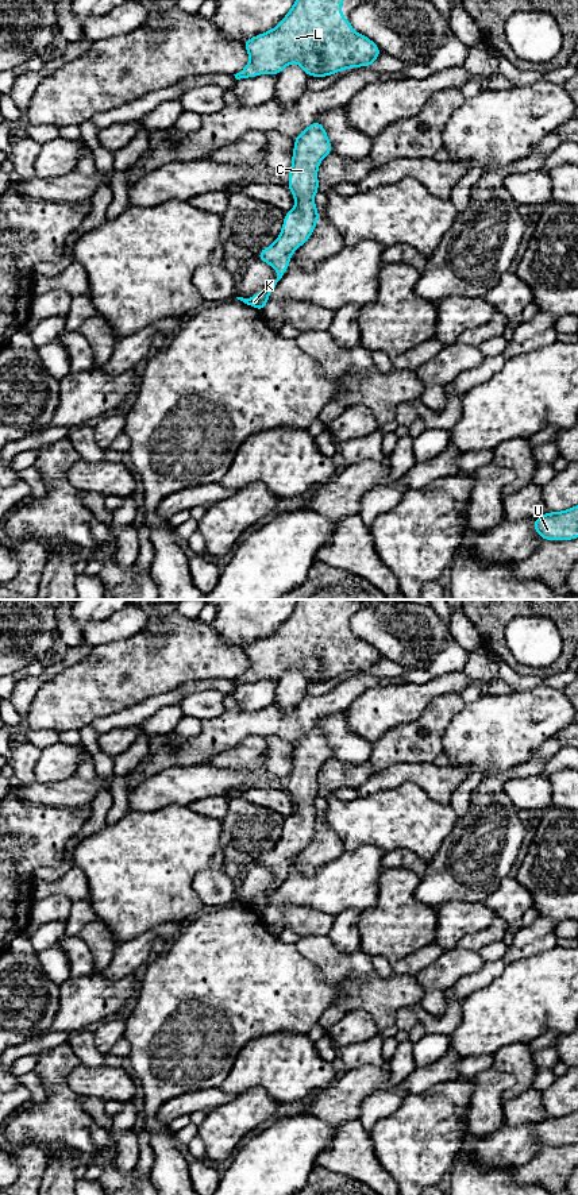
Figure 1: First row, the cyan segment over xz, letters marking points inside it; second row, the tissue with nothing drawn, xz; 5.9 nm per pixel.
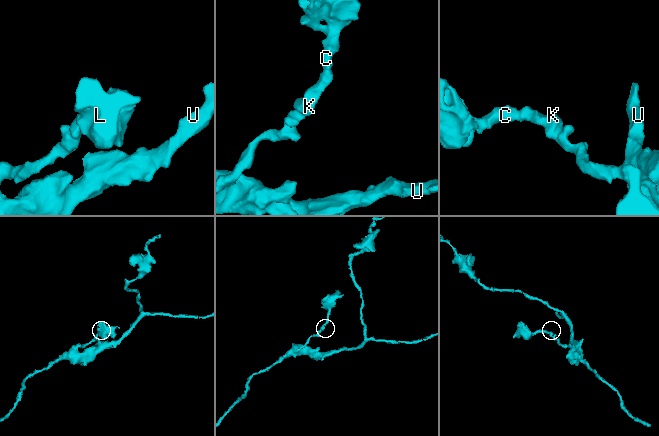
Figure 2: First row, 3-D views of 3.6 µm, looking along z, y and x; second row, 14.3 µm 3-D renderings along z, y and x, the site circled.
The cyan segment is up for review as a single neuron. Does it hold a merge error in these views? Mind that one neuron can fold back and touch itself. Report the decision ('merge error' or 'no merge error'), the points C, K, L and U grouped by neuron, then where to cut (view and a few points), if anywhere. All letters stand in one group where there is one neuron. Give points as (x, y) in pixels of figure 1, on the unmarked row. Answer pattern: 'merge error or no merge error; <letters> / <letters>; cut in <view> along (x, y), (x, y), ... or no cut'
no merge error; C K L U; no cut

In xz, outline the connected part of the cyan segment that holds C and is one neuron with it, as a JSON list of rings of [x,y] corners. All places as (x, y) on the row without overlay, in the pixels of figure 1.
[[[313,725],[294,743],[292,772],[286,790],[296,805],[296,812],[285,817],[284,830],[277,845],[257,860],[257,864],[273,871],[278,882],[273,890],[255,901],[236,902],[238,905],[263,917],[270,898],[289,874],[292,859],[311,843],[320,822],[313,807],[313,802],[319,797],[317,774],[323,763],[331,758],[334,758],[331,747],[323,729],[317,725]]]

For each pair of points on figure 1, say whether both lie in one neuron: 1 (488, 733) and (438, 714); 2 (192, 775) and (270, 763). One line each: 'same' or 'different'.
1: different
2: same

